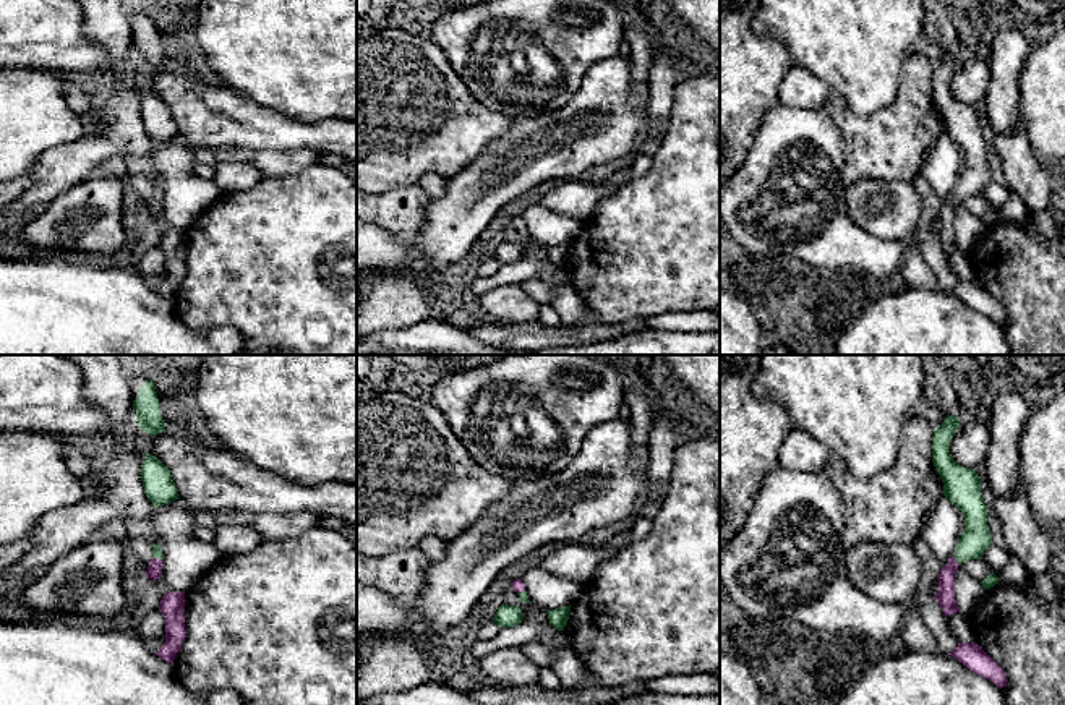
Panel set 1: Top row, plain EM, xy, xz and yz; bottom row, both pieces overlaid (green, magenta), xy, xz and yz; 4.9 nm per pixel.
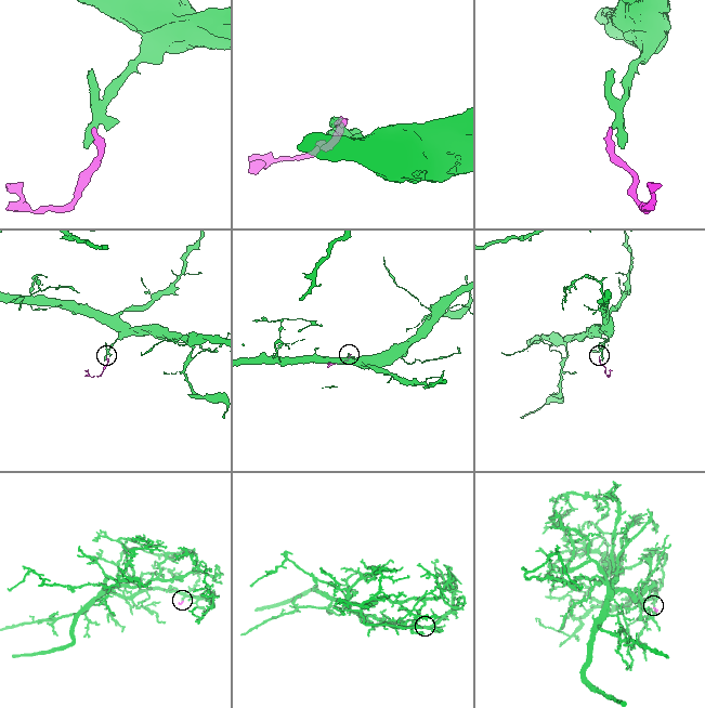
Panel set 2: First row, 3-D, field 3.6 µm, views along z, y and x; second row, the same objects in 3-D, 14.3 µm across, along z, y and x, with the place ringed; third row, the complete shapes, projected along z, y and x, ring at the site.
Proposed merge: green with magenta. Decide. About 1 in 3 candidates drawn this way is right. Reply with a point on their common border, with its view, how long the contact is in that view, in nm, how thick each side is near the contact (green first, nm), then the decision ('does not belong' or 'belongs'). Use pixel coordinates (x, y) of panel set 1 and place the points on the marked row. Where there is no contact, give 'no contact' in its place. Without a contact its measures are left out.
meets green in yz at (957, 561); contact 50 nm long; 150 nm thick on the green side, 90 nm on the other; belongs

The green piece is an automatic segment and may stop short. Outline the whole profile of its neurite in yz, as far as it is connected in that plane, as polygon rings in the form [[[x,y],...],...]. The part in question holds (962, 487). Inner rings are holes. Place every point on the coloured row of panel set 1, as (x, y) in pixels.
[[[947,415],[932,436],[932,462],[942,478],[943,496],[964,514],[964,530],[955,548],[955,556],[948,559],[939,574],[939,593],[934,596],[945,616],[960,613],[955,601],[958,566],[968,559],[981,559],[992,543],[981,478],[974,468],[956,464],[950,454],[950,441],[960,423],[956,417]]]

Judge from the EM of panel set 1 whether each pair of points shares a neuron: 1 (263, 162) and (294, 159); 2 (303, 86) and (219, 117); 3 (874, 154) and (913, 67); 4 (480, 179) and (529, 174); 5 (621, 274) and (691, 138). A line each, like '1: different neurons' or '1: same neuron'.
1: same neuron
2: different neurons
3: same neuron
4: same neuron
5: same neuron

